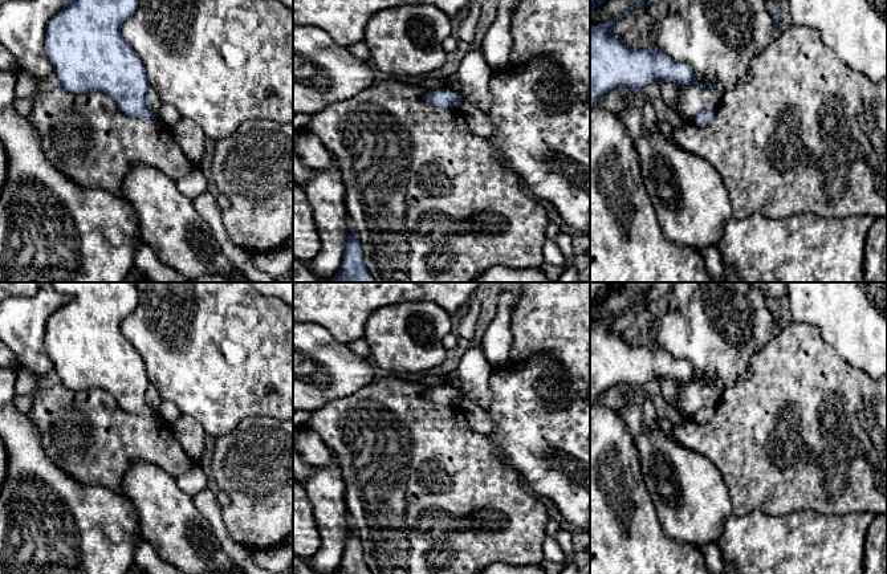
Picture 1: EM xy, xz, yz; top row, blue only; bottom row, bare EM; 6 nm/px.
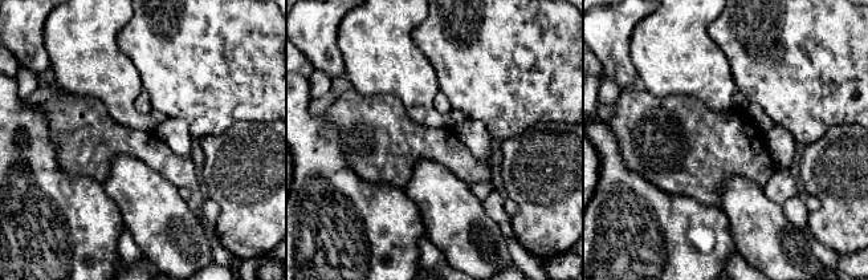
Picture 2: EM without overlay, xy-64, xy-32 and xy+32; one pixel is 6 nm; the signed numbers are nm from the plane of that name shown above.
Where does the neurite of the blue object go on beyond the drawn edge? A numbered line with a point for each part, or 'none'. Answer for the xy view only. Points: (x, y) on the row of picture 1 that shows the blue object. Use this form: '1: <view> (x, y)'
none

